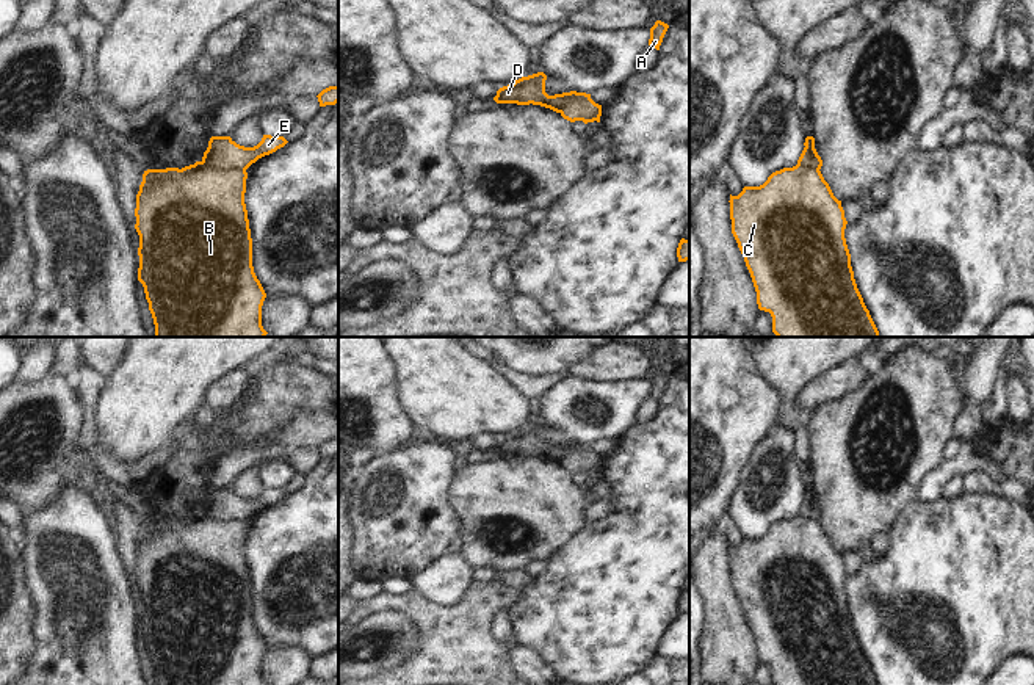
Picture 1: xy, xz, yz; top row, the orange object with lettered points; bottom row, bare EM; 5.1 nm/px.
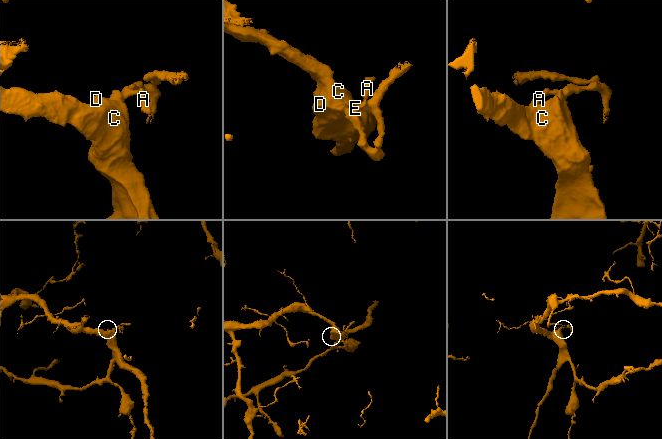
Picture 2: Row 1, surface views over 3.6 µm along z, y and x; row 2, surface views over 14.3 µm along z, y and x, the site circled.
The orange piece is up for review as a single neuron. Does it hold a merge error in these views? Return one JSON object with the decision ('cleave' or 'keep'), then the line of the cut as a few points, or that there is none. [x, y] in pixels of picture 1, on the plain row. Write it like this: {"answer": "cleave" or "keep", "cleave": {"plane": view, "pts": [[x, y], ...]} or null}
{"answer": "cleave", "cleave": {"plane": "xy", "pts": [[202, 510], [216, 518], [240, 518], [245, 522]]}}

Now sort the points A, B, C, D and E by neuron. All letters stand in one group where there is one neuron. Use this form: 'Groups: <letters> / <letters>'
Groups: A E / B C D

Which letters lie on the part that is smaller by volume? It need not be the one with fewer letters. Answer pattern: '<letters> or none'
A, E

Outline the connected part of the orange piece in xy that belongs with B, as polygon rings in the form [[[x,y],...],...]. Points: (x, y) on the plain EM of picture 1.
[[[204,511],[166,520],[147,520],[136,545],[139,586],[138,632],[144,638],[155,685],[268,685],[262,677],[266,644],[252,618],[252,589],[244,555],[248,524],[216,519]]]

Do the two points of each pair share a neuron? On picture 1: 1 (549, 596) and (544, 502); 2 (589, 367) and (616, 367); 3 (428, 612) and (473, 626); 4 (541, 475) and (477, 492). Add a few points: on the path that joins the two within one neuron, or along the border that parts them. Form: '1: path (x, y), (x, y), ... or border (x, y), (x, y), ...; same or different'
1: border (574, 533), (545, 560); different
2: path (596, 367), (610, 367); same
3: path (439, 623), (442, 626), (462, 626); same
4: path (525, 491), (492, 492); same

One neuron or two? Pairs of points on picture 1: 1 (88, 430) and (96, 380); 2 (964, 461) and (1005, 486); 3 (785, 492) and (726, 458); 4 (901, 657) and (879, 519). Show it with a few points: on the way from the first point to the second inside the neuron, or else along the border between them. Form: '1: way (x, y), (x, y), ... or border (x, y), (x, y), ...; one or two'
1: way (88, 417), (88, 392); one
2: border (964, 474), (986, 471), (997, 480), (1008, 477); two
3: border (763, 438), (751, 452), (729, 502); two
4: border (909, 500), (887, 530); two

